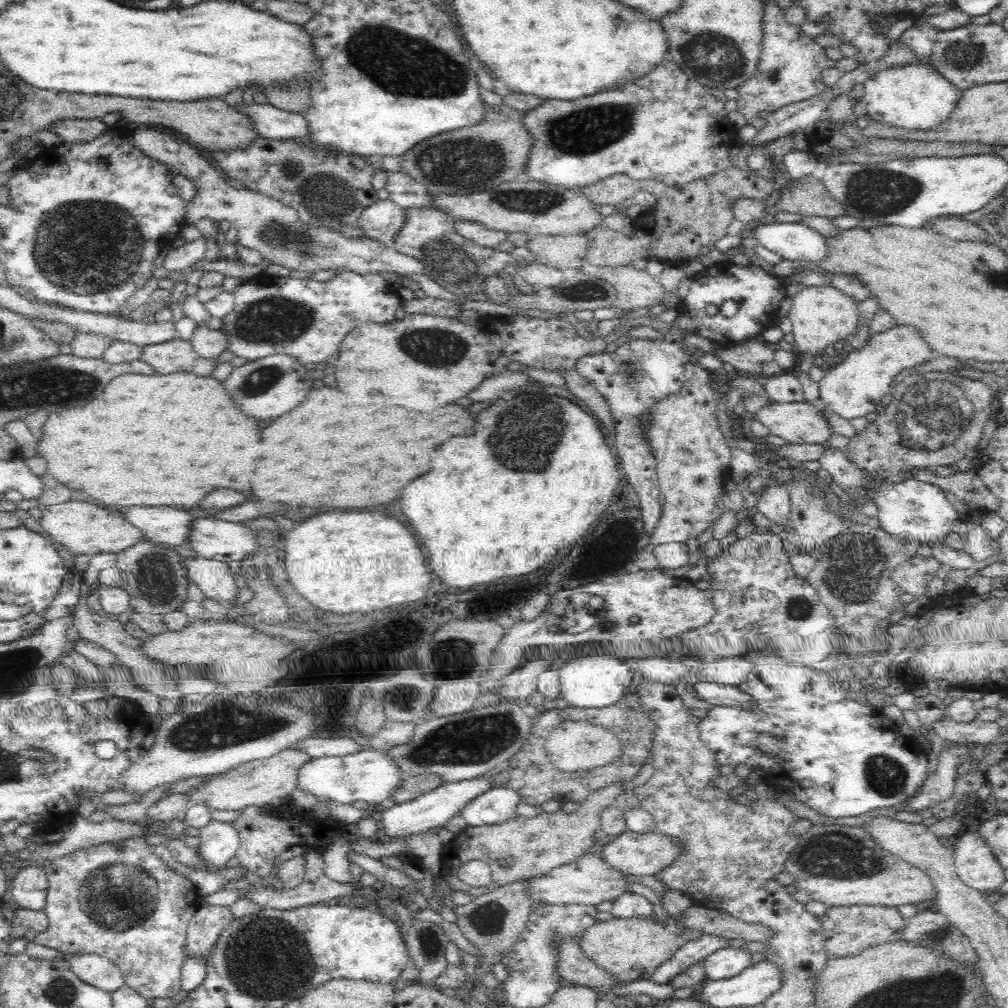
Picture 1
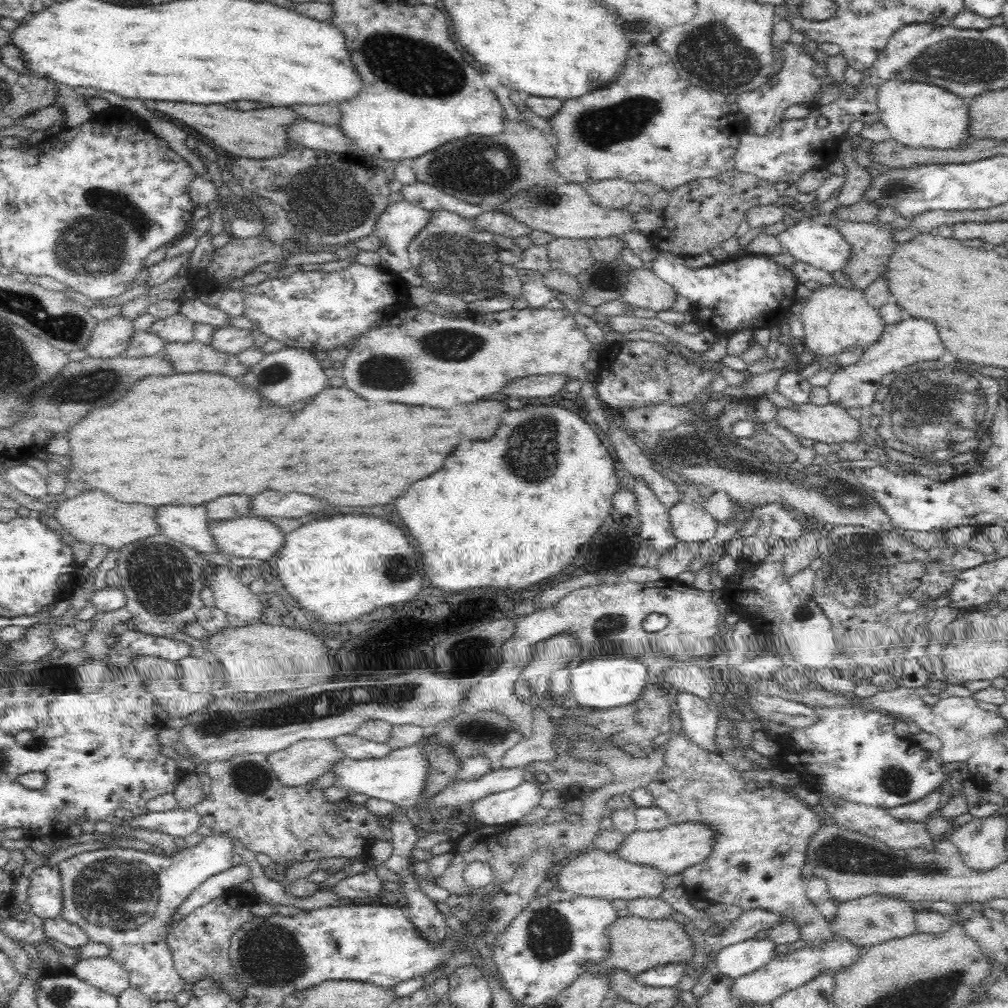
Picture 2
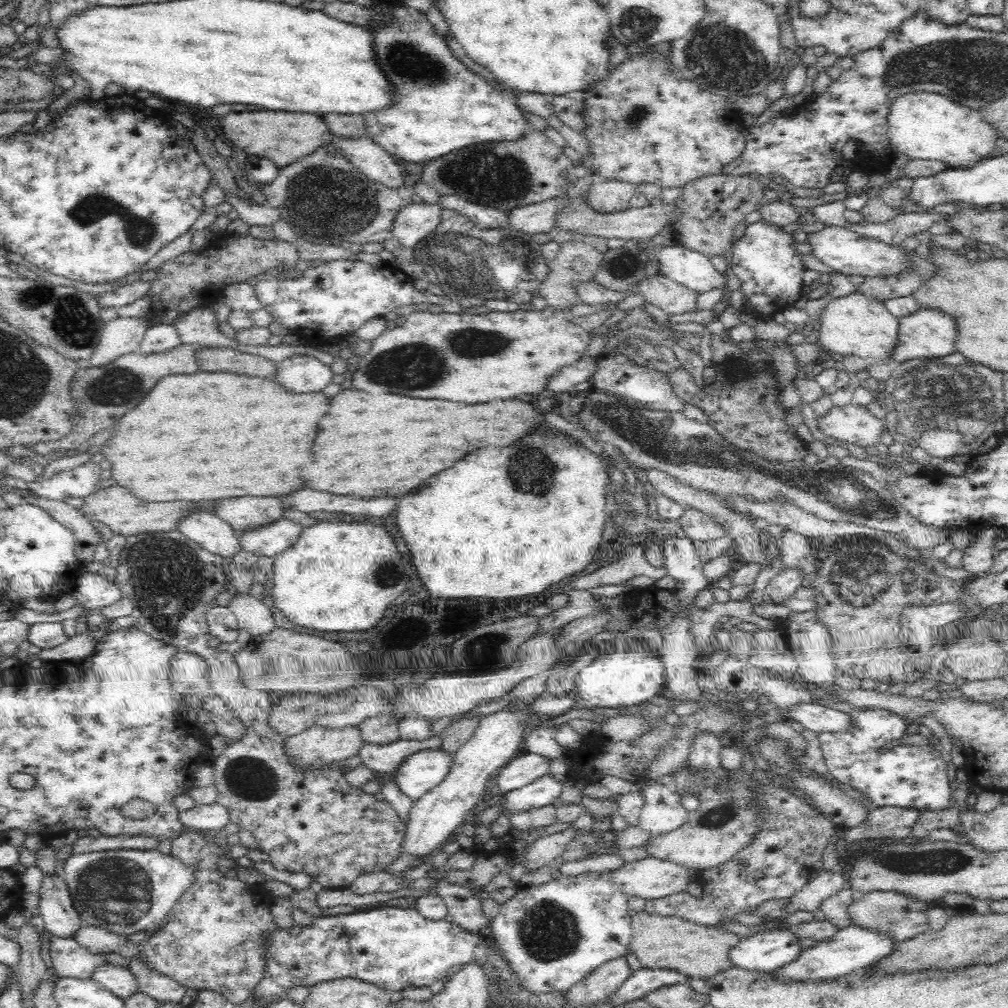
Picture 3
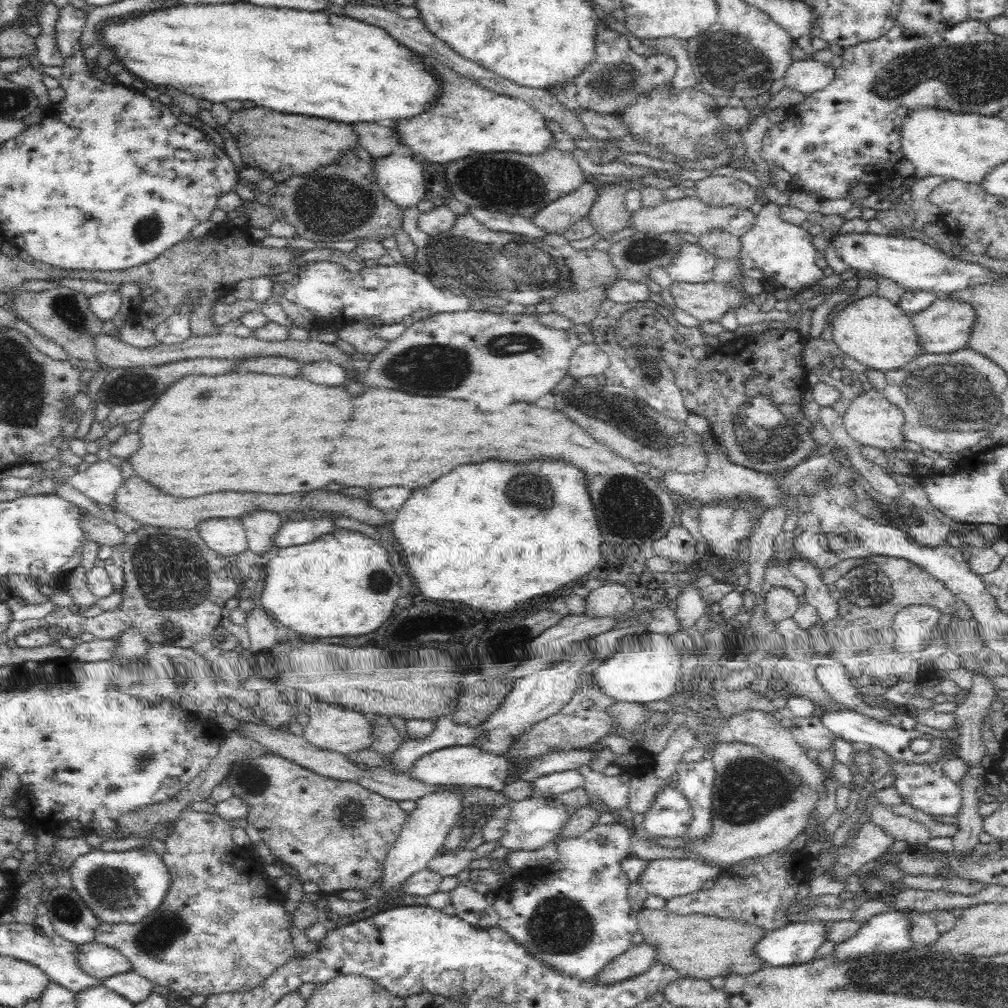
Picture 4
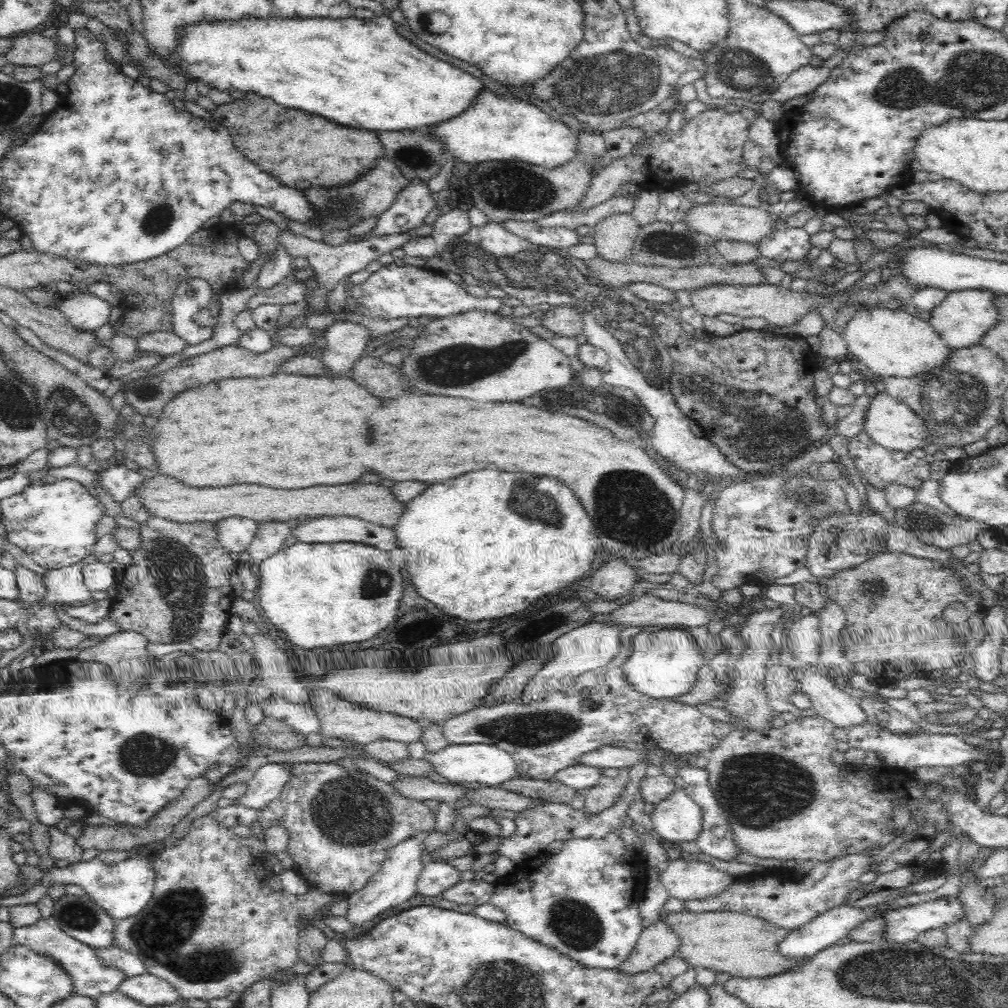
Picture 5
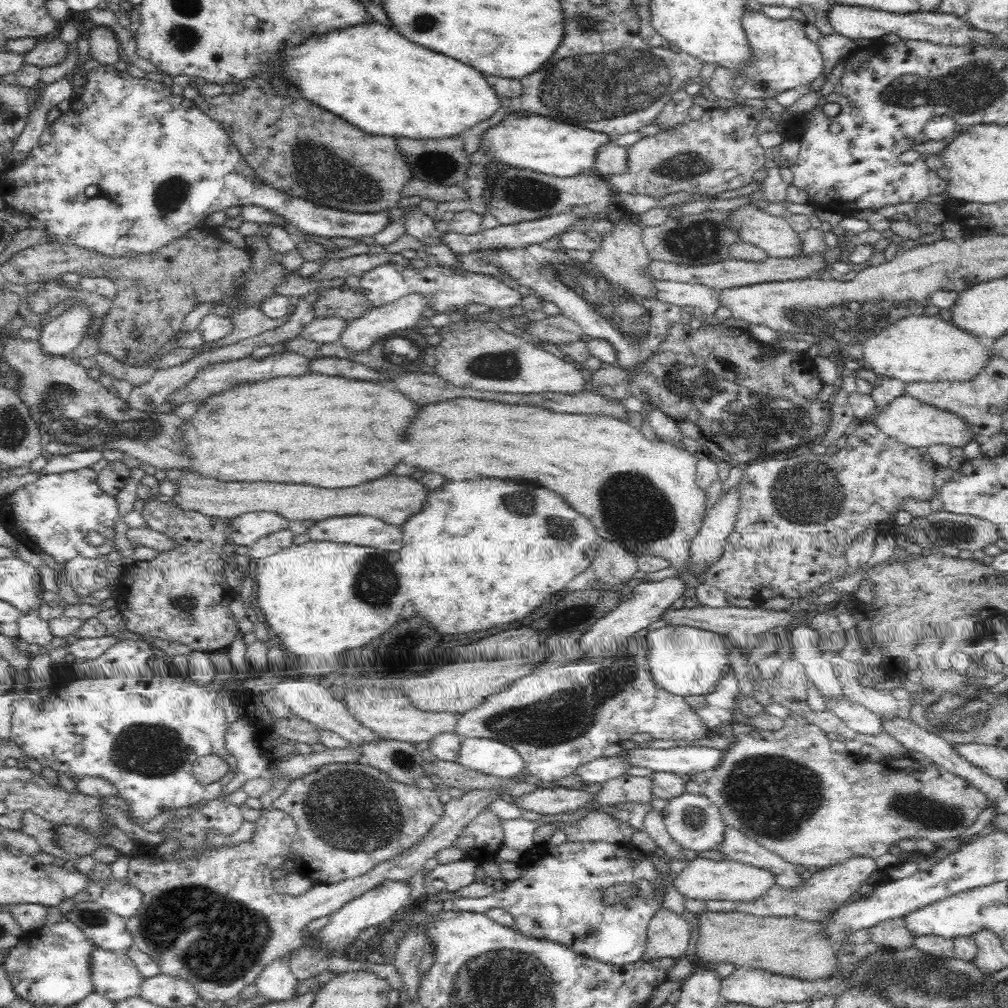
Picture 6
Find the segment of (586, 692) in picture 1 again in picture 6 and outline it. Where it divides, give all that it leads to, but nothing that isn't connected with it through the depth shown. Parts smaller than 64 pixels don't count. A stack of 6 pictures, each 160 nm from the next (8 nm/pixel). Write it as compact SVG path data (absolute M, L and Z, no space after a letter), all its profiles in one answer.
M666 624L648 631L644 640L649 644L646 667L650 669L654 685L664 692L683 697L707 695L715 691L726 673L732 671L726 658L731 645L727 637L714 632Z

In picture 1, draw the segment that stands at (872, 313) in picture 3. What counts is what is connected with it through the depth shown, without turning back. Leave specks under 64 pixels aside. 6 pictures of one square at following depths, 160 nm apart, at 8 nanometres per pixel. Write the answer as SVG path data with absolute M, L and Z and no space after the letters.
M830 284L803 286L791 299L791 311L787 316L792 322L791 333L794 337L794 349L798 355L808 353L820 361L827 355L830 344L846 339L858 322L856 303Z

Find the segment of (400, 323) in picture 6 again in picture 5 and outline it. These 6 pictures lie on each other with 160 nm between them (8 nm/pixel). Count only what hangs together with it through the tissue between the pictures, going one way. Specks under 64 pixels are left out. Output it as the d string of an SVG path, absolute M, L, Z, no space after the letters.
M336 319L324 331L328 343L320 358L327 374L321 377L339 378L350 373L354 362L365 356L364 348L372 340L368 329L346 319Z

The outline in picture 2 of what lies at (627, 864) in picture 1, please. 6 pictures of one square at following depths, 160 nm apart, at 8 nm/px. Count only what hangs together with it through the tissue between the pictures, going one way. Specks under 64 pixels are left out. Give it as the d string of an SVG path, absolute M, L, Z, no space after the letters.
M670 824L664 829L632 832L613 853L630 864L656 868L666 877L678 875L686 868L703 862L710 855L713 843L713 831L704 824Z

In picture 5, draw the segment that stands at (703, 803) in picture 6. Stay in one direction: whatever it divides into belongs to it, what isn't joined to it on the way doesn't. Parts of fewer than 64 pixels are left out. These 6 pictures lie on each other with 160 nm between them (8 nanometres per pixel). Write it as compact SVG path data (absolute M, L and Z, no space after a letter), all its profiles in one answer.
M681 786L656 805L650 818L653 834L674 844L695 841L701 832L702 811Z

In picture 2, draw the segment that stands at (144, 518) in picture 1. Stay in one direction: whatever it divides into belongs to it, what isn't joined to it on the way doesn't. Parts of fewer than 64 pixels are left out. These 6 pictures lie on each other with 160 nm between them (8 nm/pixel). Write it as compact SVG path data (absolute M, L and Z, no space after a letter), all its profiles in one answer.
M156 506L154 519L162 535L196 552L218 552L210 535L204 506Z

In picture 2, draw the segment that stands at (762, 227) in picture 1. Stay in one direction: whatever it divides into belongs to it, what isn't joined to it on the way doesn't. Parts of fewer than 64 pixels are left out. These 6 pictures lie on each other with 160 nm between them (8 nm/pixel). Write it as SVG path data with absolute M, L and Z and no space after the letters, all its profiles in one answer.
M801 217L800 222L792 227L785 228L776 236L776 239L781 248L786 249L794 260L808 263L827 273L842 268L850 258L850 245L843 239L839 230L835 227L828 227L828 225L816 219Z

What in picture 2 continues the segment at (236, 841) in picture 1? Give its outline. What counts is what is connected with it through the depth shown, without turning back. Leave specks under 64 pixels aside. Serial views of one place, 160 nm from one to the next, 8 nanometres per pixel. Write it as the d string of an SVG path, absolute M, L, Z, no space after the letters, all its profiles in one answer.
M221 833L202 837L202 841L194 847L174 856L123 850L108 845L101 850L72 856L57 866L63 895L58 916L67 923L78 925L88 935L88 942L106 945L110 949L108 956L127 973L129 986L134 990L142 992L151 1001L174 1001L176 994L184 990L186 981L174 969L173 952L167 943L167 936L176 924L173 916L178 914L178 908L205 880L233 868L234 850L235 845L229 834Z

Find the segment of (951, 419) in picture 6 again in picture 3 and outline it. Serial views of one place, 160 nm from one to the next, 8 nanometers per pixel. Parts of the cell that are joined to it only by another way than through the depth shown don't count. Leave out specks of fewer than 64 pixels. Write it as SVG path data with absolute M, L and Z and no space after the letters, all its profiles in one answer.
M852 402L848 406L834 406L825 416L817 417L817 429L835 443L850 443L872 449L879 442L885 428L881 414L871 407L859 408Z

